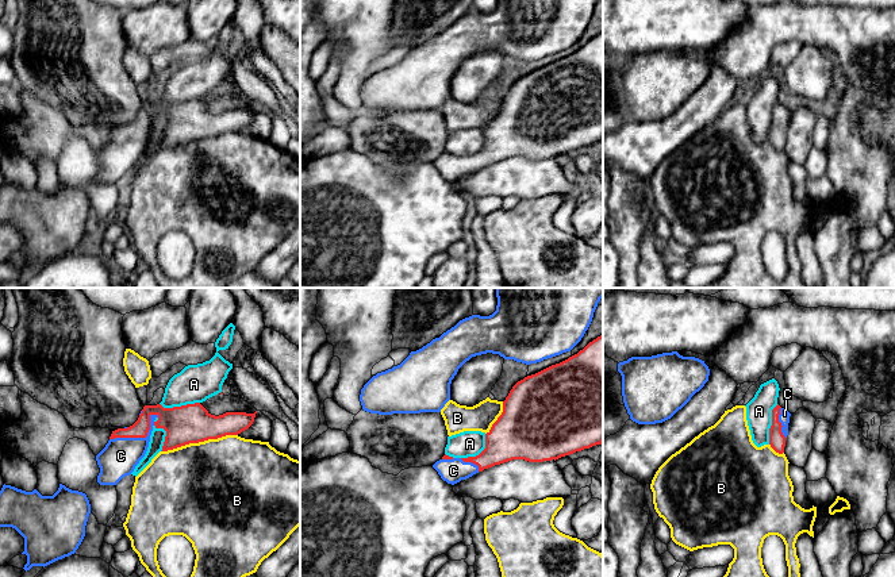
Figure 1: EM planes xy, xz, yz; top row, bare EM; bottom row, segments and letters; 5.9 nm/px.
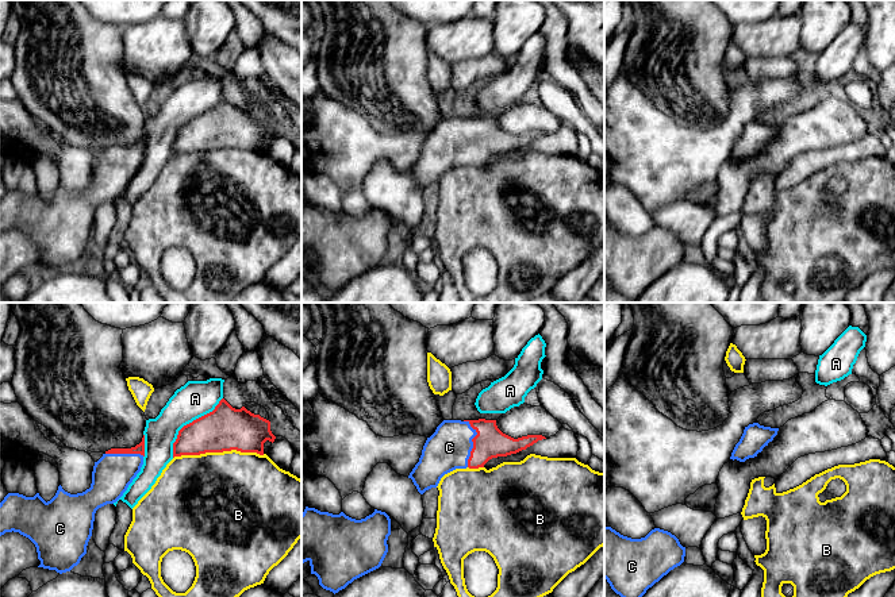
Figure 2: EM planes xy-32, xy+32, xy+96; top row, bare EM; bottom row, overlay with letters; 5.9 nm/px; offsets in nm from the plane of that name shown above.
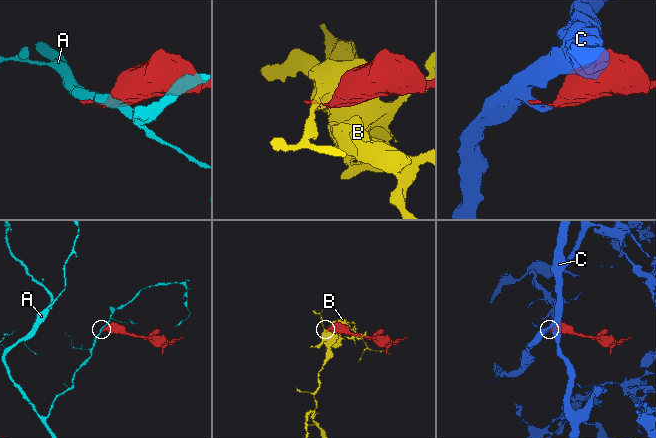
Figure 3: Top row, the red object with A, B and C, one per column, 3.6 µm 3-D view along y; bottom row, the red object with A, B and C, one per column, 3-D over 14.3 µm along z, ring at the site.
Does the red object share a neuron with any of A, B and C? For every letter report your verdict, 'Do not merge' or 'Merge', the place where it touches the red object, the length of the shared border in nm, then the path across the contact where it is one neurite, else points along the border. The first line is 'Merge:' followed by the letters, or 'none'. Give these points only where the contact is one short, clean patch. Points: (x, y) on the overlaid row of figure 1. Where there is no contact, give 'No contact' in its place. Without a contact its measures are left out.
Merge: C
A: Do not merge. Touches red at xy (179, 407). Shared border 240 nm
B: Do not merge. Touches red at xy (199, 441). Shared border 460 nm
C: Merge. Touches red at xy (141, 437). Shared border 320 nm. Path across: xy (181, 426), (152, 415), (141, 437), (121, 456)

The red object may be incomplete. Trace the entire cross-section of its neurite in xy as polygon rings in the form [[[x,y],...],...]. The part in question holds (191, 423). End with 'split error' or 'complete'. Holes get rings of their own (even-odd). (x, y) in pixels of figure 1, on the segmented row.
[[[200,403],[164,408],[161,404],[145,405],[138,420],[124,428],[112,431],[105,447],[96,455],[100,485],[116,485],[130,476],[145,457],[153,428],[166,431],[161,451],[189,443],[238,435],[247,430],[256,413],[226,412],[211,415]]]; split error

